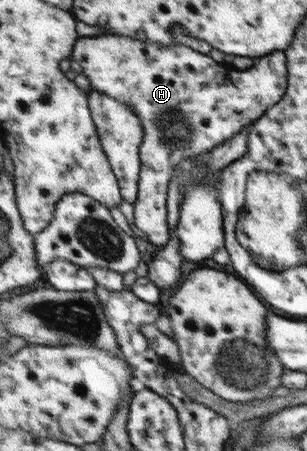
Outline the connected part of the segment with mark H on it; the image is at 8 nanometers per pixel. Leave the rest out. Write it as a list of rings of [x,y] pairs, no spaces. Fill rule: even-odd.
[[[102,34],[78,38],[72,58],[90,79],[94,91],[130,105],[143,121],[144,138],[140,146],[142,170],[139,198],[134,205],[134,222],[147,235],[149,243],[156,246],[165,246],[171,241],[168,221],[169,187],[182,162],[187,157],[210,152],[231,139],[244,126],[252,124],[270,107],[278,104],[287,91],[286,56],[283,51],[271,51],[270,54],[255,59],[249,68],[241,70],[241,67],[232,67],[229,63],[216,63],[212,55],[204,55],[184,44],[159,45],[124,35]]]

